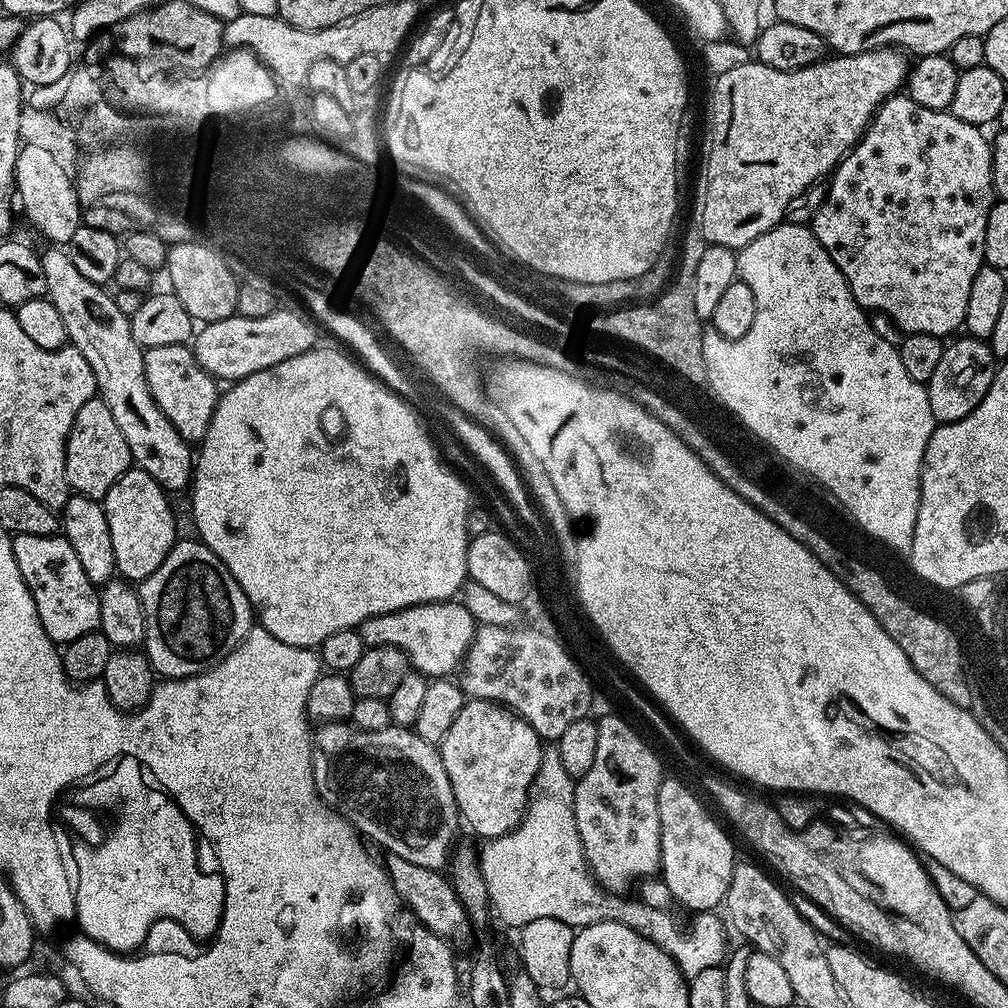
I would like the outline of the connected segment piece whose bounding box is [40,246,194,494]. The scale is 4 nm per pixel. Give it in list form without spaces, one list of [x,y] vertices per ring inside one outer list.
[[[63,247],[45,249],[40,252],[40,261],[46,273],[46,299],[58,310],[62,326],[66,326],[68,344],[90,362],[99,399],[110,406],[110,414],[114,414],[114,422],[118,422],[118,430],[122,430],[122,438],[130,446],[133,465],[150,474],[165,492],[183,493],[192,483],[194,452],[188,449],[189,441],[174,430],[150,394],[144,369],[145,349],[134,342],[131,319],[118,310],[115,295],[108,293],[107,287],[95,284],[77,269],[73,257]]]

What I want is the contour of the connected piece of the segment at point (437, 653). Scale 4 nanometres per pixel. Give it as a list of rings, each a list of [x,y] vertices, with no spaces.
[[[455,599],[439,600],[433,604],[419,604],[402,610],[394,610],[390,614],[378,614],[374,618],[366,618],[359,626],[360,637],[365,648],[374,646],[394,646],[406,654],[409,665],[421,674],[429,674],[436,678],[448,678],[464,663],[470,642],[474,638],[478,625],[475,618],[466,610],[466,606]]]

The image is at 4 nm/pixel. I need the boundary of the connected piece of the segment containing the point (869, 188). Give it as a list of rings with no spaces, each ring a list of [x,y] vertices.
[[[906,94],[892,96],[881,104],[876,115],[868,123],[868,129],[860,137],[860,141],[840,161],[836,171],[831,173],[826,184],[828,197],[812,219],[810,225],[812,233],[818,238],[818,242],[822,242],[826,254],[830,254],[842,278],[846,278],[850,294],[854,294],[861,308],[869,313],[881,312],[882,315],[889,316],[901,328],[901,333],[913,332],[948,338],[953,335],[951,332],[955,328],[959,329],[963,325],[966,318],[966,302],[970,298],[970,285],[974,283],[974,274],[978,274],[978,270],[985,267],[986,218],[994,203],[992,145],[989,137],[984,137],[980,132],[983,131],[977,125],[962,122],[962,118],[954,118],[951,111],[926,110],[926,106],[918,106],[918,102],[914,102]]]

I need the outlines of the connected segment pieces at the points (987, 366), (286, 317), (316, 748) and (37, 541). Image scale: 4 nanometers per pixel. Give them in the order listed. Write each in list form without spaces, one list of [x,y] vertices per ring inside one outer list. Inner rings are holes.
[[[967,334],[961,335],[961,340],[953,339],[942,354],[942,359],[934,369],[934,375],[928,379],[927,389],[930,398],[932,416],[941,424],[953,424],[966,414],[970,414],[986,398],[990,386],[996,377],[998,361],[992,352],[991,343],[975,339]]]
[[[278,310],[274,314],[266,314],[266,318],[246,318],[237,314],[204,324],[201,332],[199,329],[194,336],[195,358],[202,370],[220,382],[235,382],[250,374],[258,374],[258,370],[270,370],[270,366],[278,366],[278,362],[286,362],[286,358],[298,358],[298,354],[306,354],[317,347],[317,325],[307,315],[304,316]]]
[[[351,722],[321,724],[311,733],[310,739],[316,793],[361,837],[367,838],[373,845],[381,844],[385,853],[393,852],[398,854],[398,858],[406,858],[406,862],[414,862],[414,866],[440,870],[449,863],[457,843],[456,827],[461,827],[462,817],[456,808],[452,783],[437,745],[418,738],[415,730],[408,726],[389,726],[367,732]]]
[[[22,534],[12,536],[12,562],[18,566],[20,578],[26,582],[42,618],[42,630],[51,638],[52,643],[63,646],[82,638],[82,634],[94,632],[100,626],[100,598],[97,585],[86,578],[82,562],[74,554],[74,546],[63,534],[55,536],[35,536]]]

